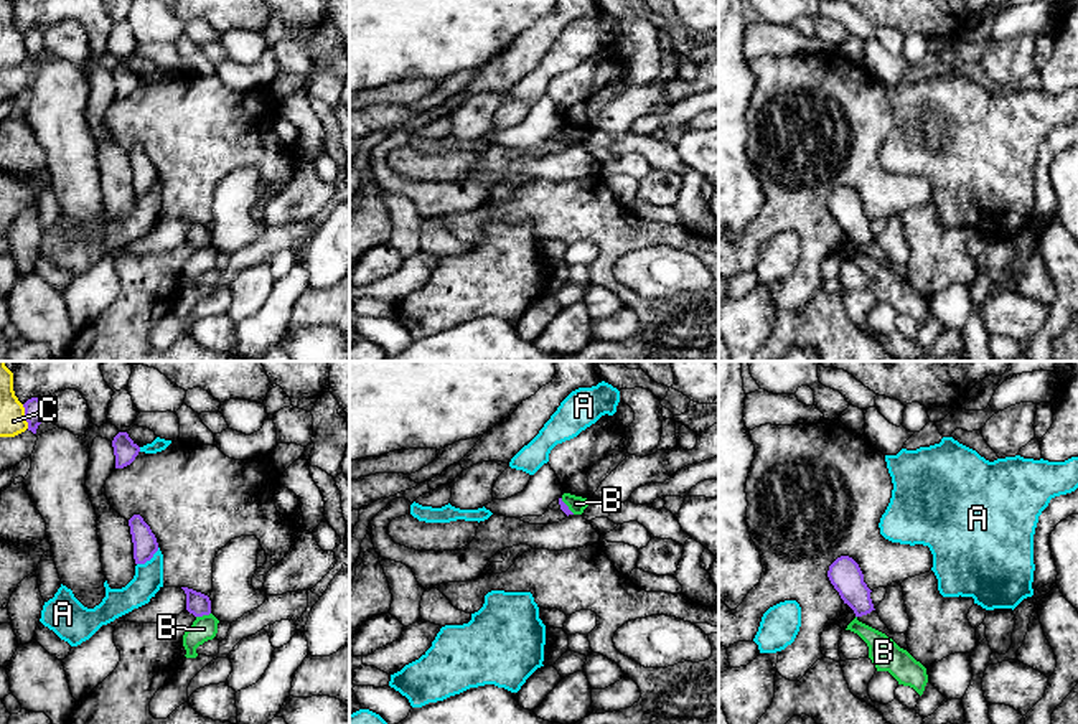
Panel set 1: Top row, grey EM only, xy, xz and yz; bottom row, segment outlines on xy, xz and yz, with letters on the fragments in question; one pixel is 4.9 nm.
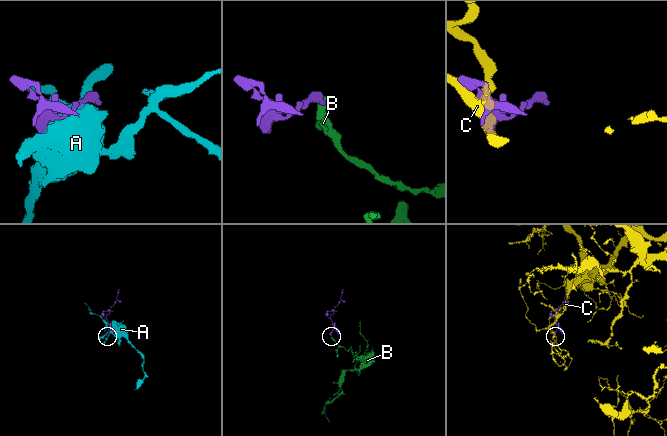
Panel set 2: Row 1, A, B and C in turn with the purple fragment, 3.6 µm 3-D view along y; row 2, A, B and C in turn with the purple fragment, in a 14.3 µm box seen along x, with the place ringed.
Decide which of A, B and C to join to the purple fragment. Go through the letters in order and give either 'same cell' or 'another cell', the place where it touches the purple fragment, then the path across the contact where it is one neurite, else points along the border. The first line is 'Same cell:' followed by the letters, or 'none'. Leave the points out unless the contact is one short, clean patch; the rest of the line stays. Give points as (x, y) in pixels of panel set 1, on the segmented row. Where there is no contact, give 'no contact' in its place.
Same cell: none
A: another cell | xy (149, 559)
B: another cell | xy (203, 614) | along xy (210, 612), (196, 617)
C: another cell | xy (25, 414)

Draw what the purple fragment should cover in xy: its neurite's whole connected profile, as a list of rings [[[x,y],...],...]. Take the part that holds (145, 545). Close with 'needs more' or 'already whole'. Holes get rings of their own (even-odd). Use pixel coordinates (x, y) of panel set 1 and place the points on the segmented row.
[[[134,515],[129,519],[129,526],[134,543],[135,564],[145,564],[158,551],[157,538],[140,515]]] | already whole

